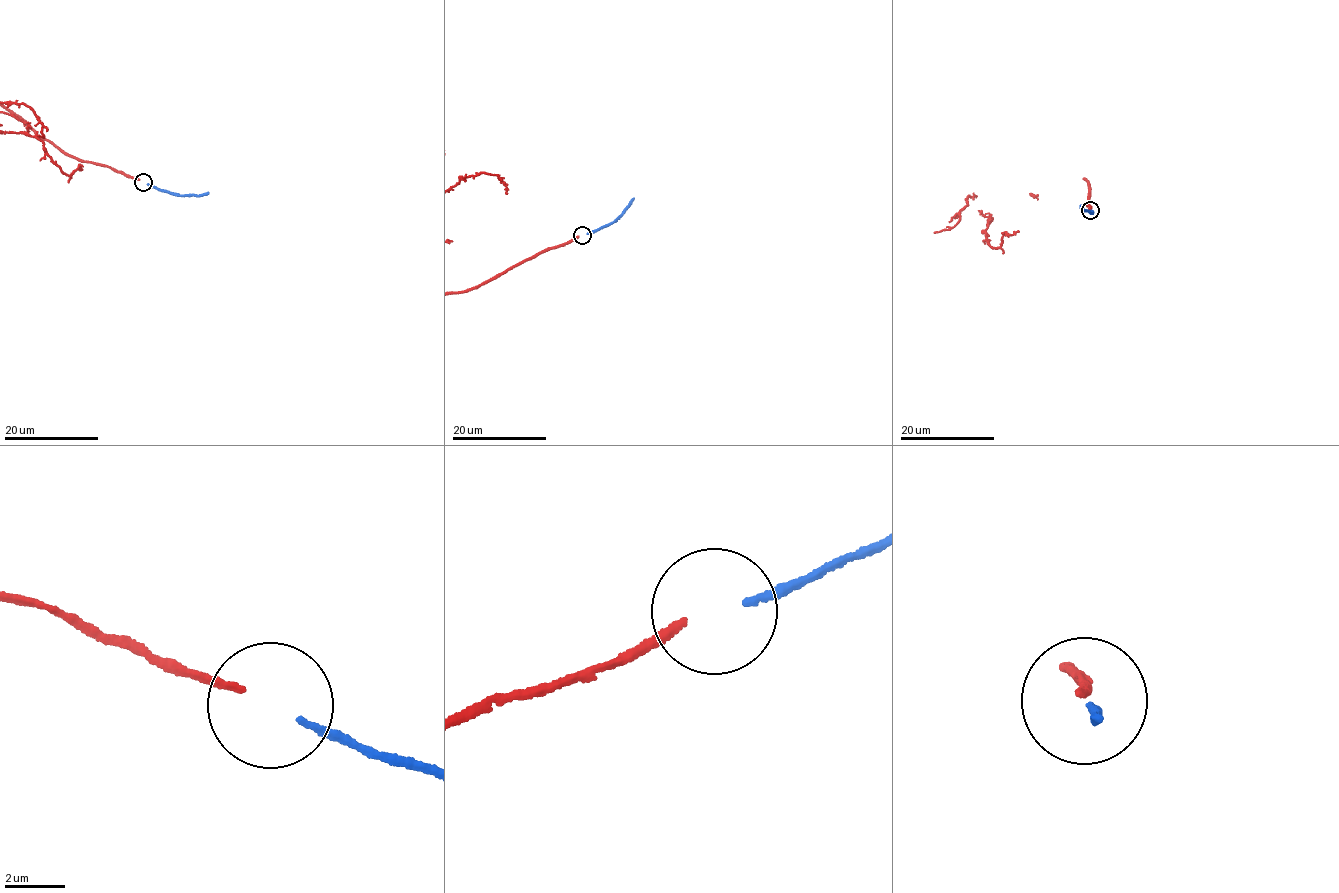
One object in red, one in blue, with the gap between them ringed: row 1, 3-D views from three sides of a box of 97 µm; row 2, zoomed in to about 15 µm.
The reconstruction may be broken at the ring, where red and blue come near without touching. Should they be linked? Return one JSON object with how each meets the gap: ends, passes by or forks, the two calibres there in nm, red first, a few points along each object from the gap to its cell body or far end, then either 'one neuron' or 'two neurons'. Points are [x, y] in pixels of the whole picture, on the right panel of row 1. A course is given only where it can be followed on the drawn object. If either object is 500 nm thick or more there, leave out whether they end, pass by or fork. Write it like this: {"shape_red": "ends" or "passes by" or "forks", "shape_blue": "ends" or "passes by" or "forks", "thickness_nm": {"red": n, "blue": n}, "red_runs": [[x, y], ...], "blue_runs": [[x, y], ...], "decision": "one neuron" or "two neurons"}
{"shape_red": "ends", "shape_blue": "ends", "thickness_nm": {"red": 240, "blue": 220}, "blue_runs": [[1091, 210], [1093, 211], [1091, 213], [1081, 205]], "decision": "one neuron"}

